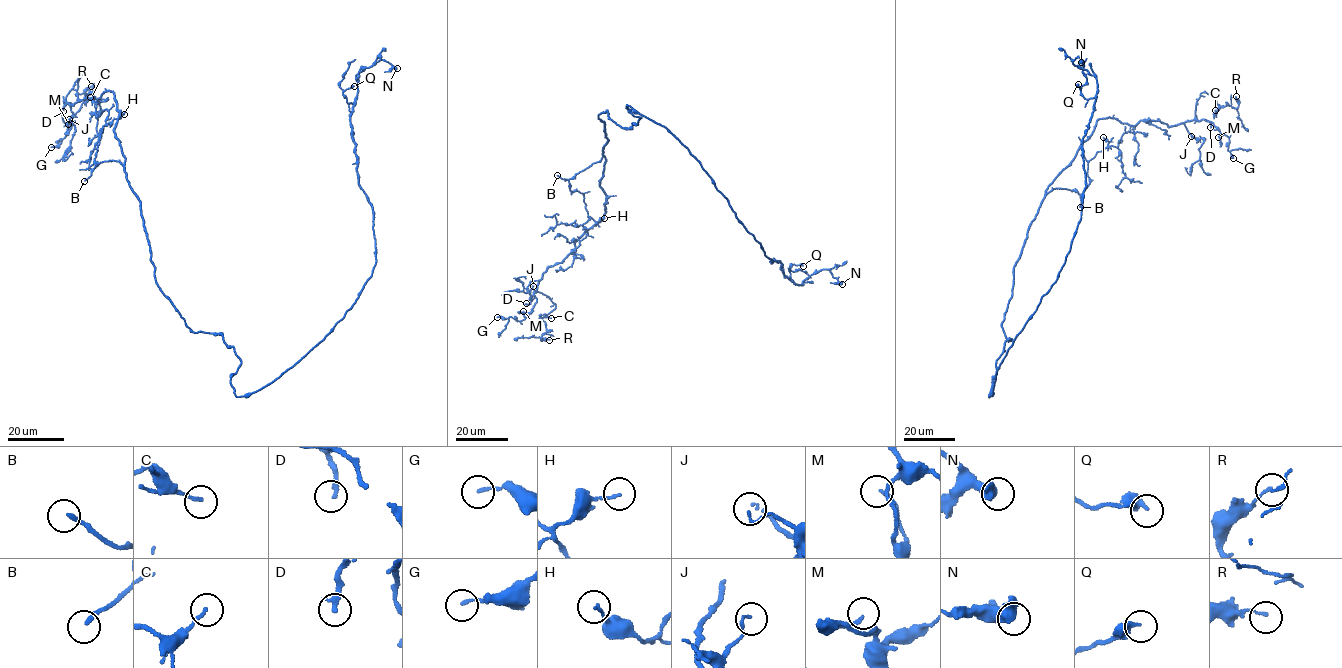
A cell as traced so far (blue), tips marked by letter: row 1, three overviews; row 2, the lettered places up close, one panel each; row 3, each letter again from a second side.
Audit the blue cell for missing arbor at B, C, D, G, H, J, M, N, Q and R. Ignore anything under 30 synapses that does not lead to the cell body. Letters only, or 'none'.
B, D

